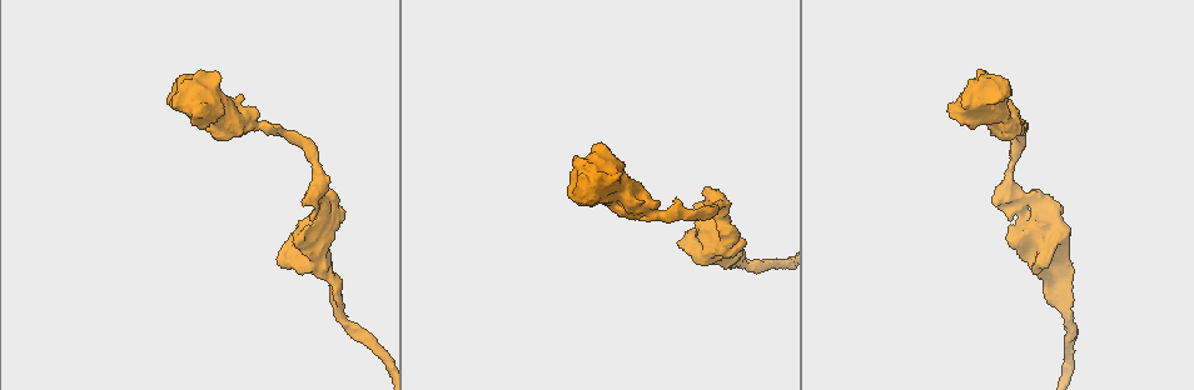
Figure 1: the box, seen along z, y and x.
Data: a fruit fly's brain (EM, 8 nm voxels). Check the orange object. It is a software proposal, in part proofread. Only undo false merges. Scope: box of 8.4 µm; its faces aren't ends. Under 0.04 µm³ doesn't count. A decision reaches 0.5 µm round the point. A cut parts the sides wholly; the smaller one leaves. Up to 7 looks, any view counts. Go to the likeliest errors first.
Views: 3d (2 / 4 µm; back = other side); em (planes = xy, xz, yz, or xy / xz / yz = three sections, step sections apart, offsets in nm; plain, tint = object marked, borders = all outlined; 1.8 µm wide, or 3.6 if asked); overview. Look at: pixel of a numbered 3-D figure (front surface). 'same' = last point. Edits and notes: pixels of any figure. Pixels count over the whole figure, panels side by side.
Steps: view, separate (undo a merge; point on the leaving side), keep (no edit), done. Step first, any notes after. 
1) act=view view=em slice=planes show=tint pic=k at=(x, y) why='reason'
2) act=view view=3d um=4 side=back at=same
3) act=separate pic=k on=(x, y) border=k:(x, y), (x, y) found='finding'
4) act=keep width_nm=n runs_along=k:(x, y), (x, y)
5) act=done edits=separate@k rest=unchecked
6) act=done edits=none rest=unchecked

act=view view=3d um=4 pic=1 at=(1010, 190) why='sharp bend'

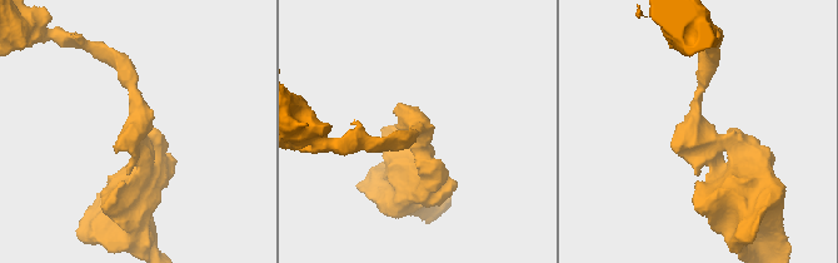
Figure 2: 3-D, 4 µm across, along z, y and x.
act=view view=em slice=planes show=plain pic=2 at=(415, 125) arm_widths_nm=220,320

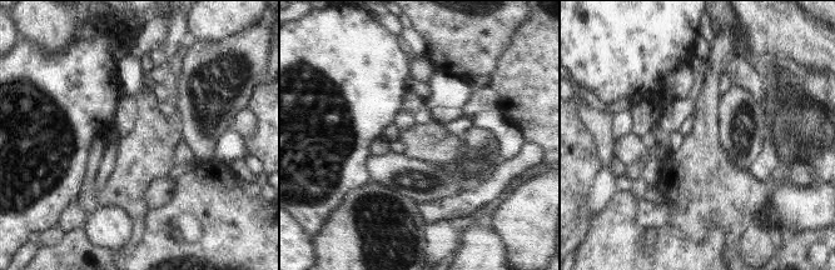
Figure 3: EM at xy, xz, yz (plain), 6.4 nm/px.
act=view view=em slice=planes show=tint at=same why='with the object marked'

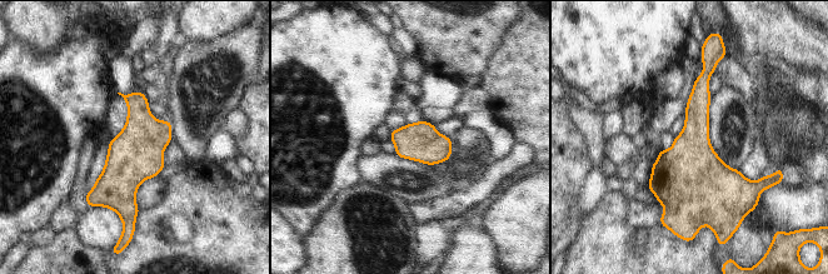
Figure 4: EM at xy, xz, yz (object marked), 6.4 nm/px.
act=keep found='one cell here'

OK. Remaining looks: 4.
act=view view=em slice=planes show=plain pic=1 at=(241, 119) why='thick turns thin'

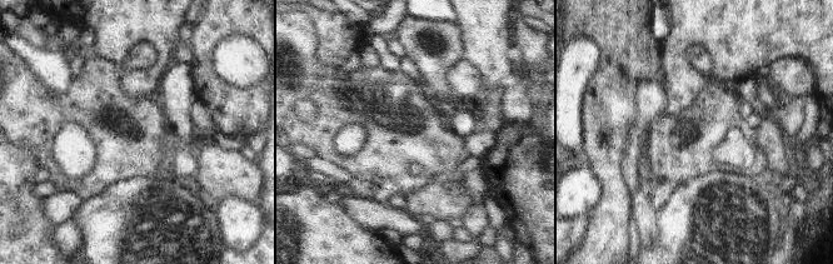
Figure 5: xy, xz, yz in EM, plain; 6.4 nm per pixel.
act=view view=em slice=planes show=tint at=same

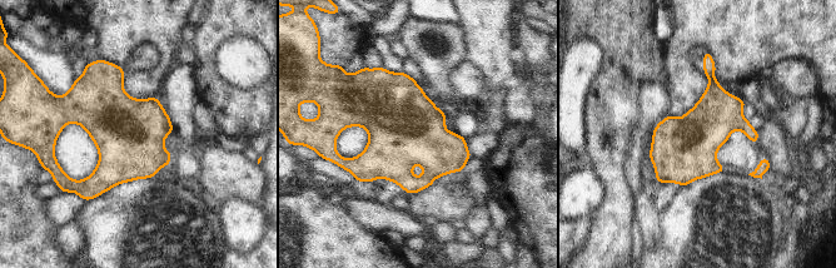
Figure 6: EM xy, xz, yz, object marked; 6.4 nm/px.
act=keep found='one cell here'

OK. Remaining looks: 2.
act=done edits=none rest=unchecked

